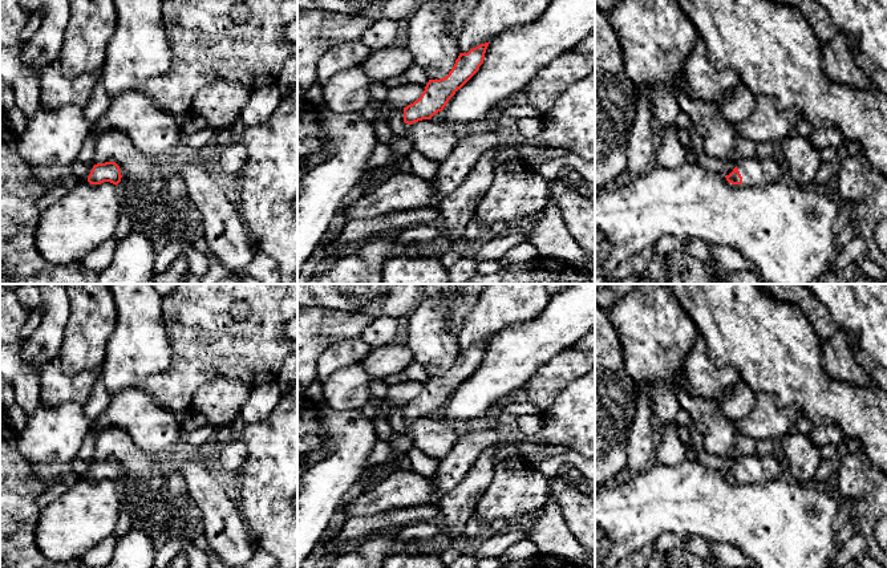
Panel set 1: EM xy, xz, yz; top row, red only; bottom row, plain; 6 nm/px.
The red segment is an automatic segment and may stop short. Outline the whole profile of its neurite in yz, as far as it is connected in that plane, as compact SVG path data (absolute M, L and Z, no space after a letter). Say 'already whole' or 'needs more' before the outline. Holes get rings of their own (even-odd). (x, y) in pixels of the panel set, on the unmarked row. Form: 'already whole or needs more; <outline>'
needs more; M756 454L742 457L737 461L726 478L732 482L765 483L786 476L786 467L773 455L758 457Z

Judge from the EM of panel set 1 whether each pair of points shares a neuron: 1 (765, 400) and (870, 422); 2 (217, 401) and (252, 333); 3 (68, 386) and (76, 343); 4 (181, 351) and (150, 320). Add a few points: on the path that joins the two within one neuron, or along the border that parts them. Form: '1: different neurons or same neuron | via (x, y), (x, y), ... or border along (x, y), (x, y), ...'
1: different neurons | border along (756, 392), (769, 394), (798, 416)
2: different neurons | border along (242, 382), (251, 389)
3: different neurons | border along (56, 358), (65, 374), (93, 373), (96, 376)
4: different neurons | border along (161, 308), (170, 345), (170, 364), (165, 369)

